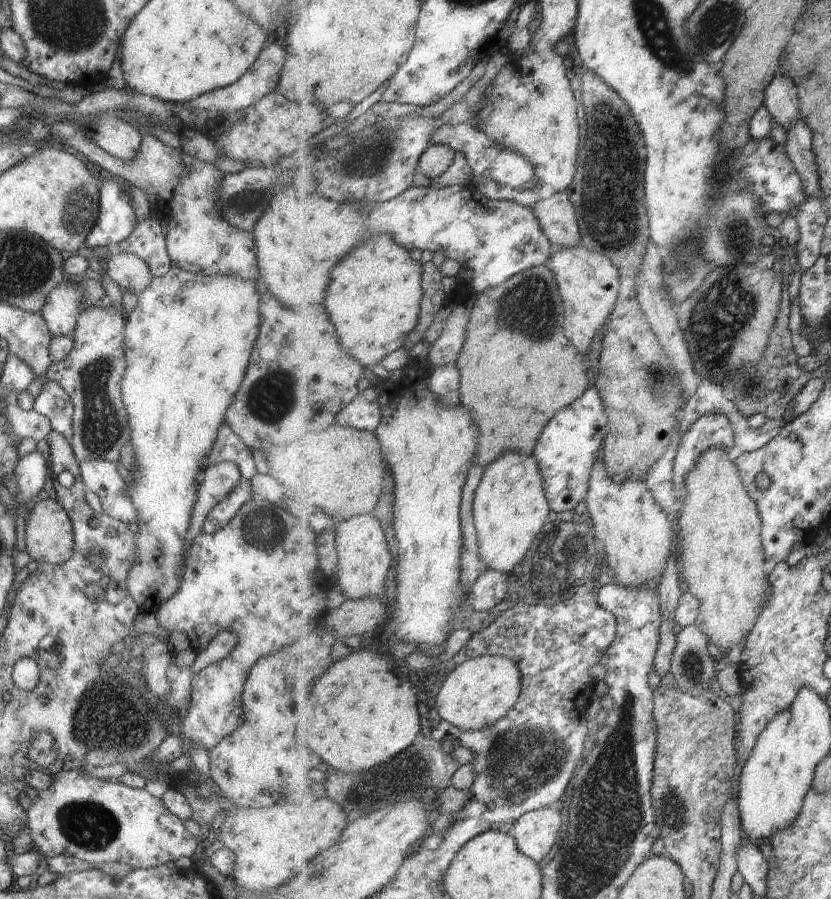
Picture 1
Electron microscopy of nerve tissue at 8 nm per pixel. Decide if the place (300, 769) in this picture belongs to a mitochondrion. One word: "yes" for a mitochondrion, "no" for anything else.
no

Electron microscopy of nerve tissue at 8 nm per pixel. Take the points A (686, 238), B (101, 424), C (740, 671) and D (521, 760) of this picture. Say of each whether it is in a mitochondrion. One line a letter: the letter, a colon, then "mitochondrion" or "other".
A: mitochondrion
B: mitochondrion
C: other
D: mitochondrion

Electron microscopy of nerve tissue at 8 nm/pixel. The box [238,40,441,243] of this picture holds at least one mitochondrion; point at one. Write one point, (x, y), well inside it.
(376, 151)

